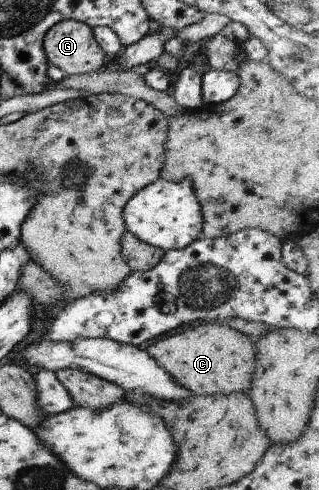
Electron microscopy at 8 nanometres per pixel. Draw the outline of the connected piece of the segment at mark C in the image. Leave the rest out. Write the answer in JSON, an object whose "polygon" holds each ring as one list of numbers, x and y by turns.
{"polygon":[[214,323,189,328,174,336,161,337,146,351,179,385,195,395,220,397,231,393,250,392,256,369,256,339,229,327]]}

